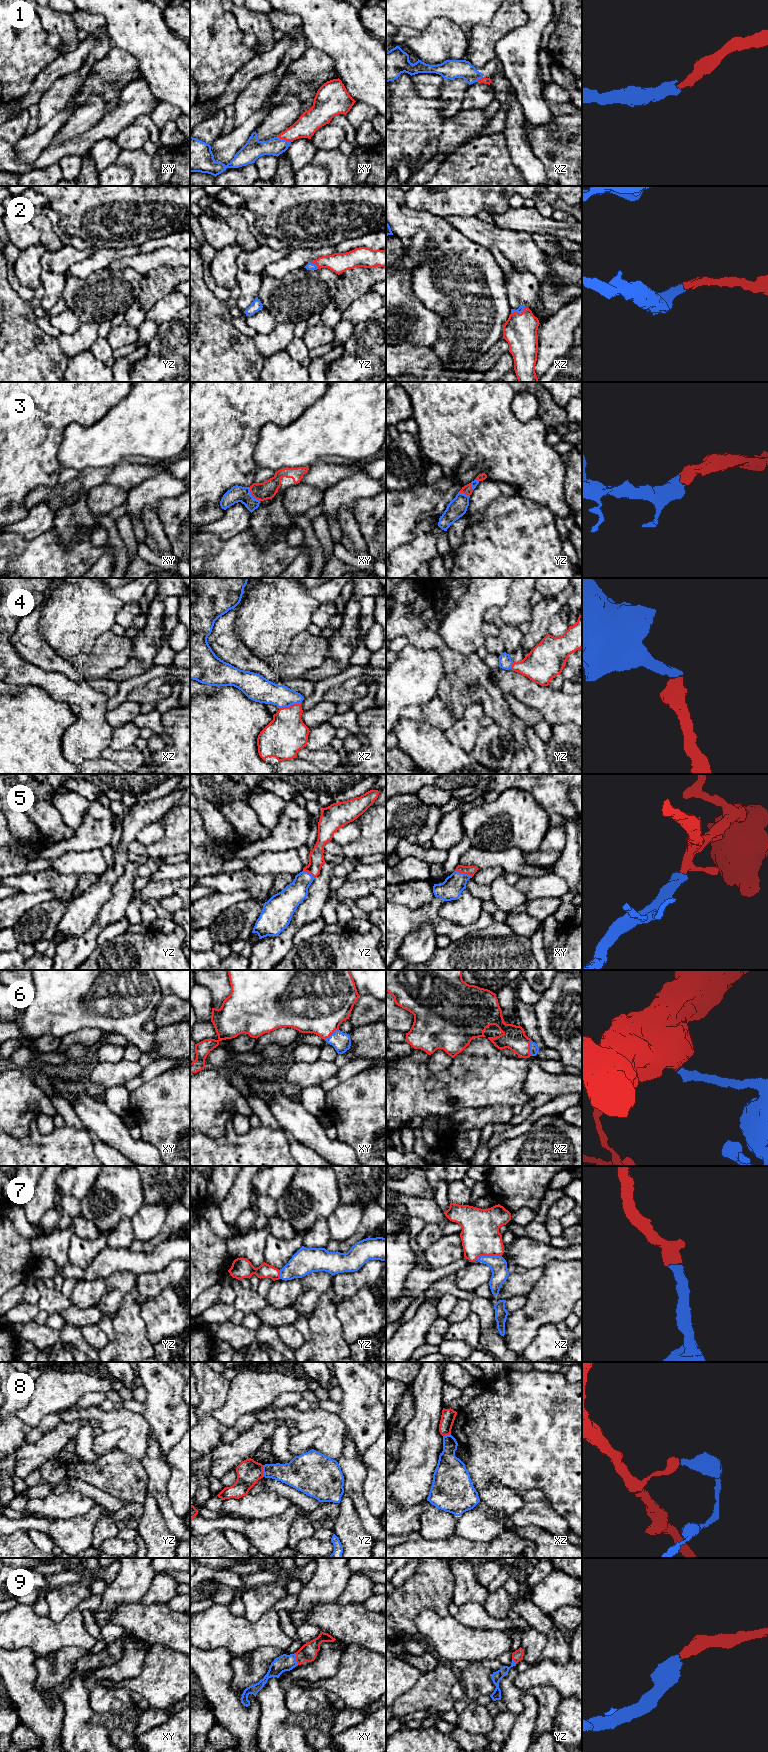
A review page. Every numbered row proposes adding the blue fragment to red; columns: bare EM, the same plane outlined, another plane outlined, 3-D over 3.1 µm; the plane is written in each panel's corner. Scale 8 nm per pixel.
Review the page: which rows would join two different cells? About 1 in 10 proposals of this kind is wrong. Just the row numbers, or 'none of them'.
8

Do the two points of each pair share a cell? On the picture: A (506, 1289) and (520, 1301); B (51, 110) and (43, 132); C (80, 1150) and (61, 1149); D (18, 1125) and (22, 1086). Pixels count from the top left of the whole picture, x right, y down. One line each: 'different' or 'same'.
A: different
B: different
C: same
D: same

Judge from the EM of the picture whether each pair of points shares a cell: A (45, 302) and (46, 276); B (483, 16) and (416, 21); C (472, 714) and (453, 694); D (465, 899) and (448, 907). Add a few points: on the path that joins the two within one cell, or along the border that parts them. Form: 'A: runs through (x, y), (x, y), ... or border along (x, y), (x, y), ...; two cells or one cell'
A: runs through (49, 296), (49, 282); one cell
B: runs through (466, 10), (433, 10); one cell
C: border along (482, 704), (470, 704), (463, 715), (454, 721); two cells
D: runs through (461, 903), (457, 907), (452, 907); one cell

